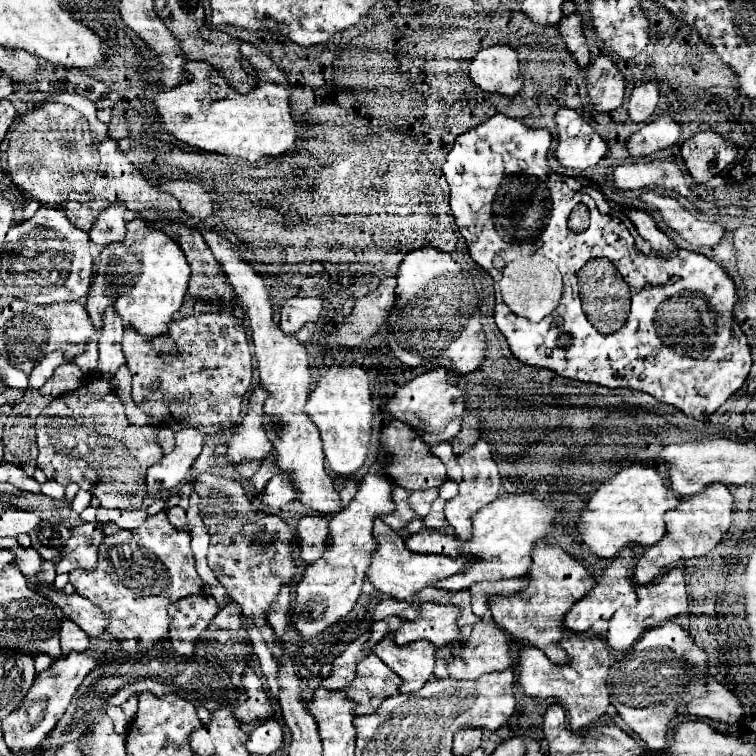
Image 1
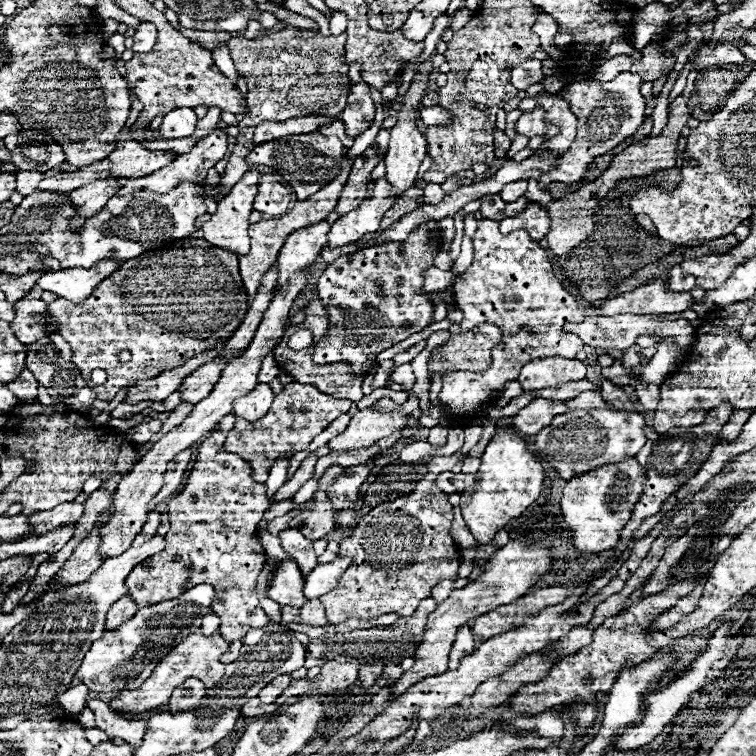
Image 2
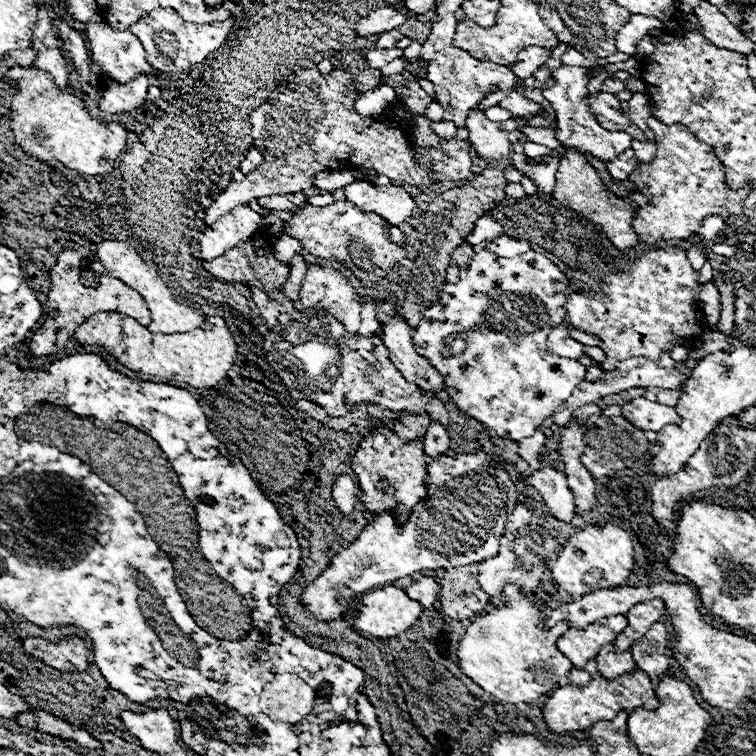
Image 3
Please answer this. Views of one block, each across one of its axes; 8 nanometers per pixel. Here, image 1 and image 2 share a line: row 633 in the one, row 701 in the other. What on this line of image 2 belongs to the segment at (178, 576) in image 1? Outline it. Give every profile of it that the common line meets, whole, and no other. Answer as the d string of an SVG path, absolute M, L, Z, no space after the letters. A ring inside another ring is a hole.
M194 632L164 656L164 660L154 668L152 676L140 688L122 690L122 692L118 692L118 696L110 698L108 704L118 712L142 714L142 712L148 712L148 710L154 710L154 708L160 708L162 704L166 704L170 700L172 690L182 686L182 682L186 678L198 678L206 684L206 688L214 688L220 682L220 678L224 676L224 664L220 662L220 656L226 650L228 650L228 642L224 638L220 638L218 632L212 638L206 638L202 632Z

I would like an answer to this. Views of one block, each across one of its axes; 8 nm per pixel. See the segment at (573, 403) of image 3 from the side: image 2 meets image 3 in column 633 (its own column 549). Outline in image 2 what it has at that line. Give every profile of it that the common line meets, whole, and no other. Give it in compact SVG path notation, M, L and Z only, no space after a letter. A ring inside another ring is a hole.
M536 358L530 360L522 372L518 382L522 384L524 392L554 388L564 382L584 380L586 378L586 364L582 360L568 360L568 358Z

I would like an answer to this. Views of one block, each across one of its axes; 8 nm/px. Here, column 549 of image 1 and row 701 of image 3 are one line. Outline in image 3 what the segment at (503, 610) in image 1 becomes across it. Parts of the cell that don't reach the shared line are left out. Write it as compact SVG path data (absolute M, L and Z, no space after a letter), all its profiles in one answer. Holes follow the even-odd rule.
M636 670L628 676L620 676L616 680L606 680L600 674L596 674L588 686L582 686L582 688L564 686L564 688L554 690L554 694L546 700L542 708L542 716L544 716L546 728L552 734L562 736L562 734L572 734L572 732L584 732L598 720L614 718L620 710L626 710L626 712L632 712L636 708L654 710L658 704L660 702L652 690L652 682L642 670Z

